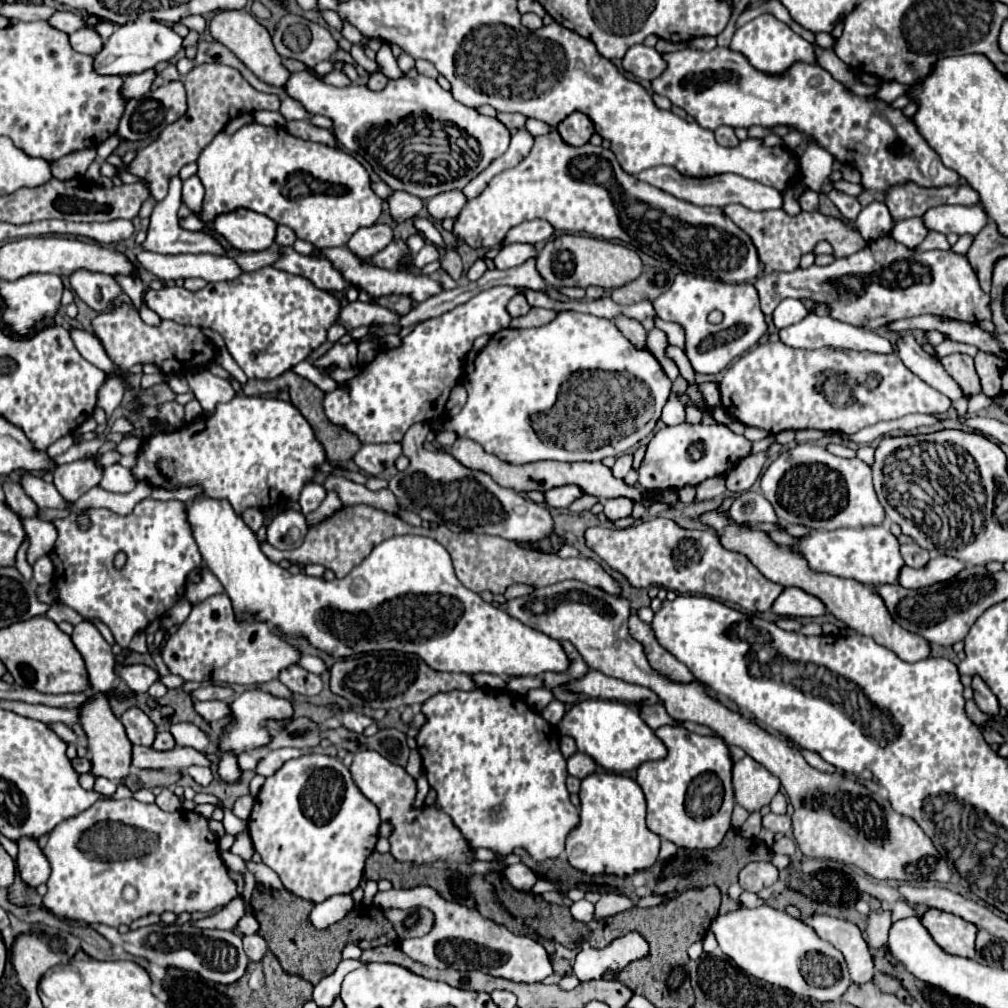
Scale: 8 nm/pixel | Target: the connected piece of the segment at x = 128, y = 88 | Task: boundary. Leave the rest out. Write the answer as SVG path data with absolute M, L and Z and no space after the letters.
M149 69L149 71L141 73L141 75L129 75L129 77L125 77L125 83L123 83L123 89L121 89L123 95L127 99L143 97L149 91L149 87L151 87L151 83L155 81L157 75L159 73L155 69Z

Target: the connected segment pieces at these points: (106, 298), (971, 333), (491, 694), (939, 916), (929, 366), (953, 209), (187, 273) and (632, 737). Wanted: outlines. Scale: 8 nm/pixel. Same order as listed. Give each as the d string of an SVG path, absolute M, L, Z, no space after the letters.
M85 269L75 271L71 277L71 287L73 291L97 313L105 313L109 309L113 309L115 301L121 297L123 289L119 287L119 283L109 277L109 275L101 275L101 273L89 273Z
M921 315L921 317L893 321L891 325L887 325L887 331L909 331L909 329L921 329L921 331L935 329L935 331L943 333L945 339L975 345L985 353L1001 355L1003 359L1007 359L1007 353L999 347L995 335L983 331L979 325L973 325L973 323L943 319L943 317L935 317L935 315Z
M475 689L475 691L447 691L447 693L437 693L431 699L427 699L421 707L421 711L427 715L427 723L421 727L417 735L419 743L419 753L423 759L423 769L427 771L429 785L437 791L437 807L451 811L453 823L461 829L461 833L471 841L475 847L487 847L497 853L509 855L513 849L523 847L529 851L529 855L537 861L553 859L565 849L565 837L571 829L579 825L579 809L569 801L569 791L565 789L565 779L567 779L567 769L565 769L565 757L559 751L559 731L553 729L551 725L541 717L541 713L535 713L529 709L525 699L513 695L511 691L505 689Z
M929 909L921 917L921 923L943 951L967 959L975 957L977 927L973 923L967 923L961 917L939 909Z
M903 335L895 343L899 359L905 363L909 371L913 371L917 377L921 377L925 383L947 395L951 401L957 401L963 397L961 387L945 373L939 359L931 357L923 351L923 347L917 343L913 335Z
M939 205L929 209L923 215L925 225L931 231L939 233L957 233L957 235L977 235L987 225L987 215L981 205L963 207L963 205Z
M149 251L137 253L137 263L157 275L163 281L177 281L187 277L201 277L205 281L233 281L243 271L237 261L229 255L213 255L213 253L199 253L199 255L157 255Z
M585 699L565 713L559 731L571 735L577 741L577 749L591 755L597 765L613 773L635 771L647 761L659 761L667 757L667 747L655 735L655 731L639 717L639 711L627 703Z

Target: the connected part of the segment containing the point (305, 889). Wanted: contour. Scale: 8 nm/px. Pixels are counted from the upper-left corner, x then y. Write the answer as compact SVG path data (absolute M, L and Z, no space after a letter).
M311 753L287 761L275 775L267 777L255 797L255 807L249 817L249 835L263 863L279 875L291 895L311 903L323 903L333 895L353 893L359 887L365 861L377 843L379 825L377 807L357 789L349 769L335 757Z

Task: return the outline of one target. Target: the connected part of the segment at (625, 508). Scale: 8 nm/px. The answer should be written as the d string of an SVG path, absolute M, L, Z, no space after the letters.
M617 497L617 499L607 499L605 501L605 515L609 521L617 521L617 519L623 519L623 517L629 517L631 515L631 507L633 503L625 497Z

